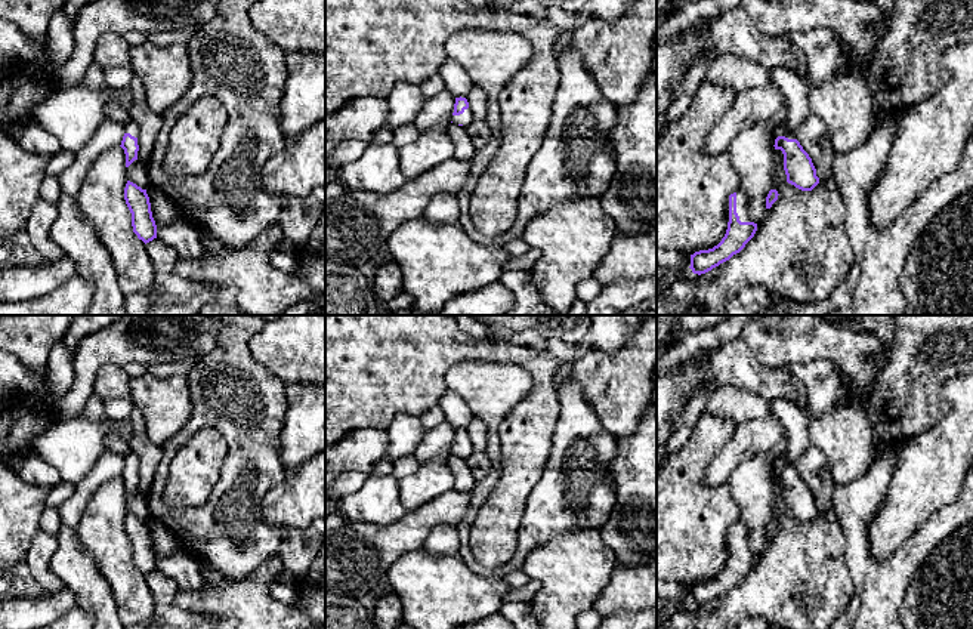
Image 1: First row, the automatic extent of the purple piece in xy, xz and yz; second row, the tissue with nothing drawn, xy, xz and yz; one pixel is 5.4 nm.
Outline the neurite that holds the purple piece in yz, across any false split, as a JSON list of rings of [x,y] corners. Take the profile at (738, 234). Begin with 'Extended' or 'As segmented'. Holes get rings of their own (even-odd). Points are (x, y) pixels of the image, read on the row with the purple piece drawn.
Extended. [[[742,189],[729,195],[729,222],[722,241],[708,250],[691,255],[691,269],[694,274],[705,274],[720,263],[739,253],[754,237],[757,223],[748,216],[747,195]]]

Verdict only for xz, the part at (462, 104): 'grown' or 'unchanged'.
grown

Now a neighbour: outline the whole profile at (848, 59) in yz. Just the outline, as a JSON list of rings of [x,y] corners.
[[[849,52],[840,56],[837,68],[833,74],[846,74],[853,64],[858,62],[858,56],[855,52]]]

